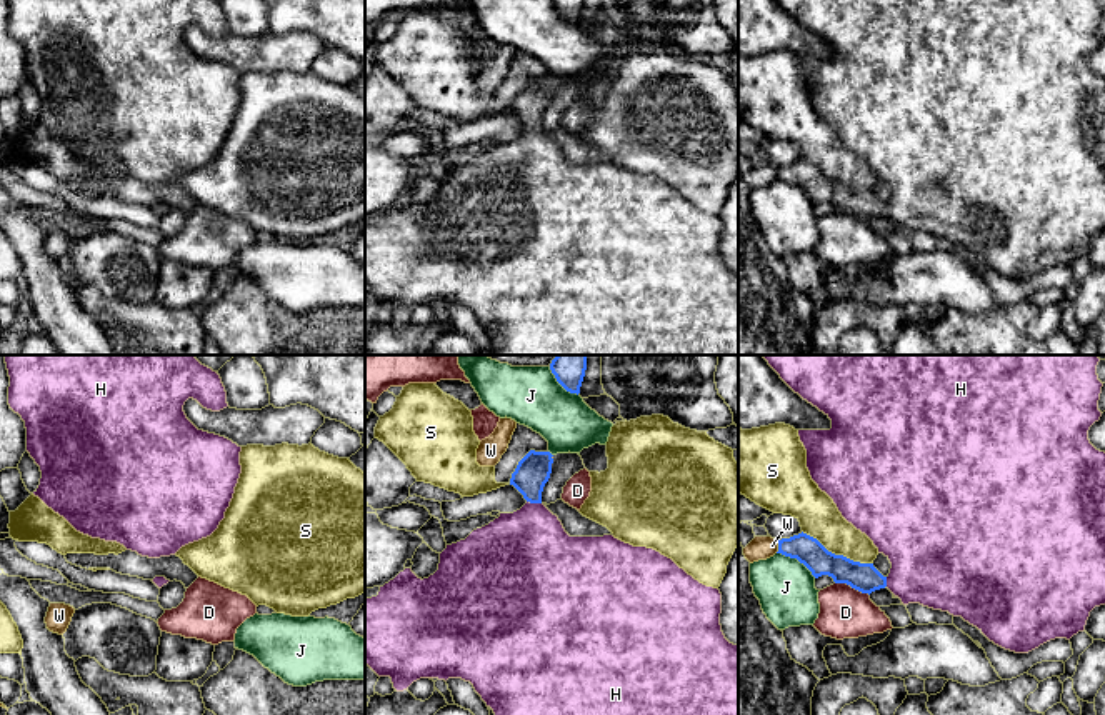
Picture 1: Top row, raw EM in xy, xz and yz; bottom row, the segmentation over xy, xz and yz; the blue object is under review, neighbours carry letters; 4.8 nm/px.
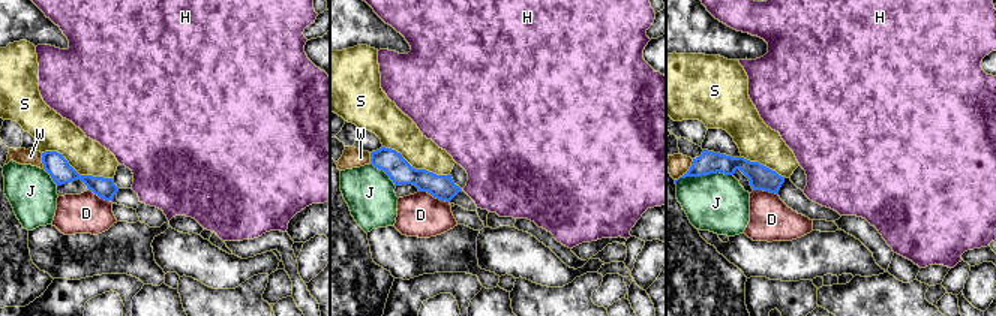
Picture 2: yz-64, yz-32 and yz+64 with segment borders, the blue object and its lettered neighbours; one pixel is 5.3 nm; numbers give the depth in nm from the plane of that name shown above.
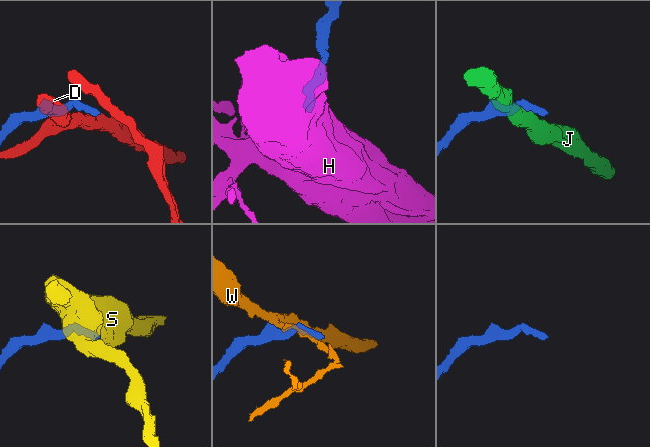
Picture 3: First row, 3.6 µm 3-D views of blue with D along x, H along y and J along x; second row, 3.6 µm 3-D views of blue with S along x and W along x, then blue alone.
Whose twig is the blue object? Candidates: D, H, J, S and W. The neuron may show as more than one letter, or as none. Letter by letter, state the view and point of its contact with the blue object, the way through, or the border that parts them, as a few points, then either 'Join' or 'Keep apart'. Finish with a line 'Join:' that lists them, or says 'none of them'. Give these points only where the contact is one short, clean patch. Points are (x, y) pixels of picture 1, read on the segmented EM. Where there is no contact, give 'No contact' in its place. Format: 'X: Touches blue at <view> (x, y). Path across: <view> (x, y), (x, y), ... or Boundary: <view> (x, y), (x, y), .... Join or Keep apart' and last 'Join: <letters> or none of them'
D: Touches blue at yz (852, 587). Keep apart
H: Touches blue at xz (534, 502). Path across: xz (532, 472), (534, 502), (529, 554). Join
J: Touches blue at yz (797, 559). Keep apart
S: Touches blue at yz (837, 555). Boundary: yz (802, 530), (835, 554), (872, 564). Keep apart
W: Touches blue at yz (779, 547). Keep apart
Join: H

